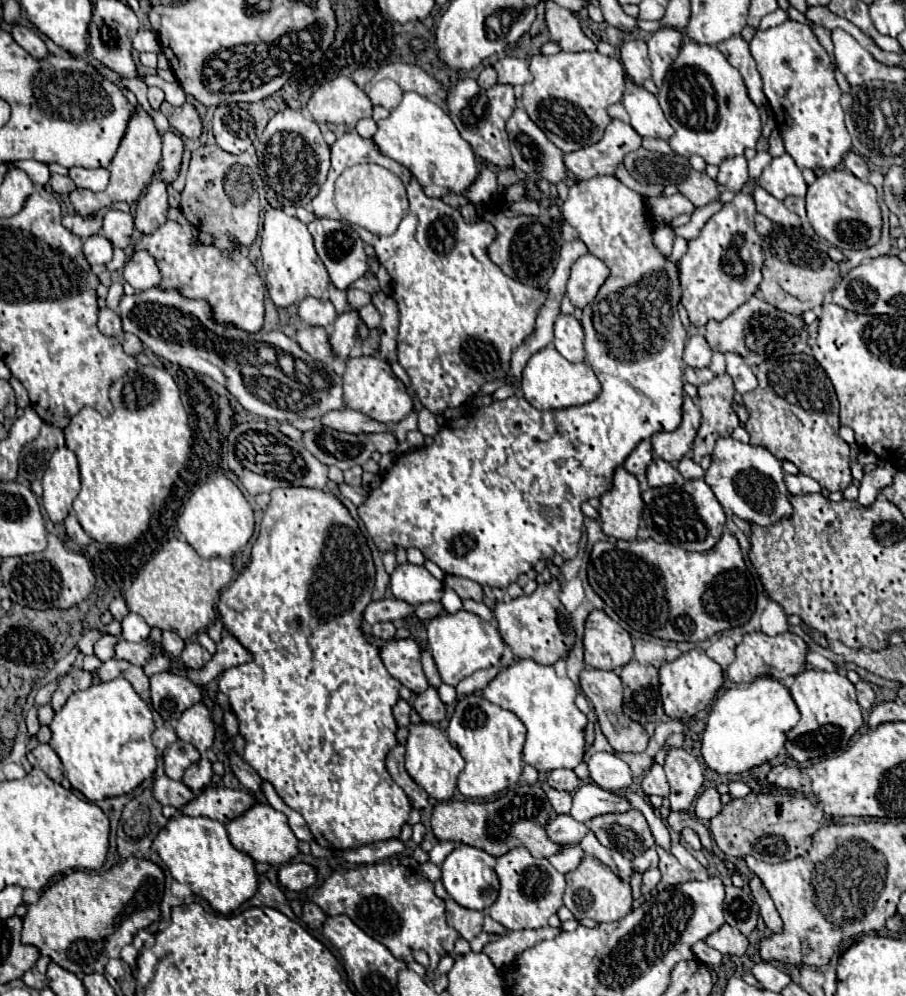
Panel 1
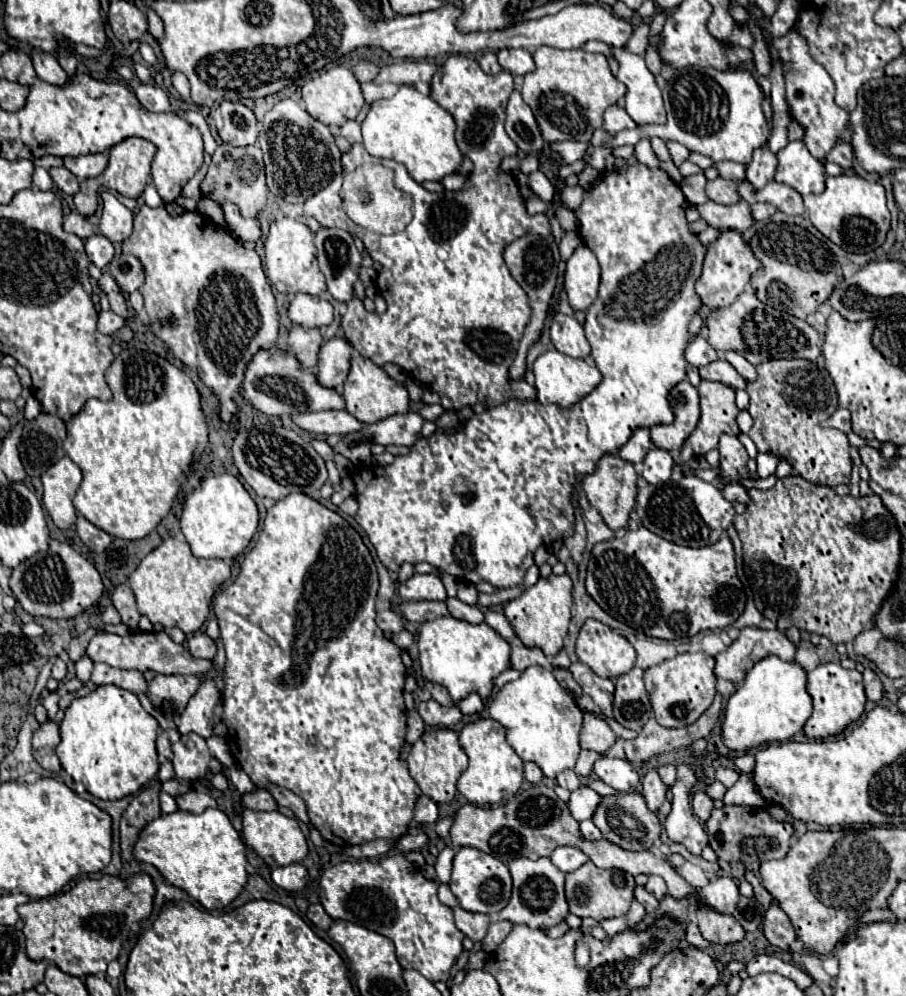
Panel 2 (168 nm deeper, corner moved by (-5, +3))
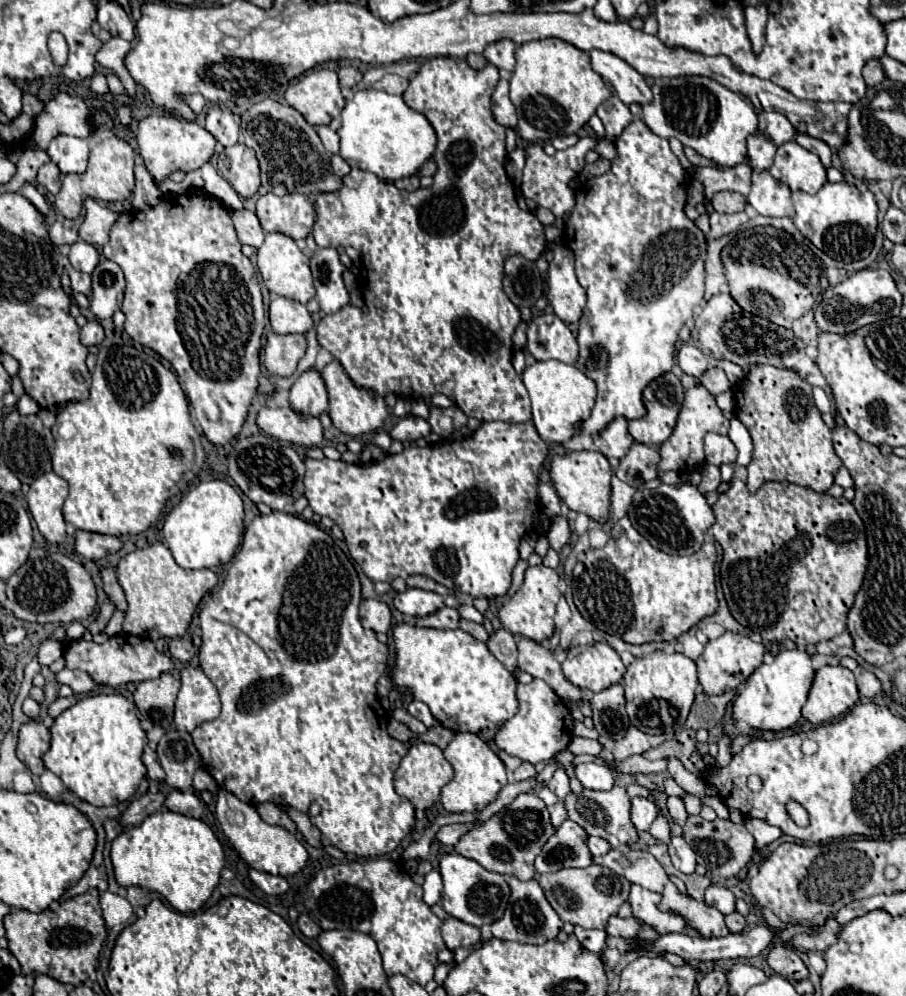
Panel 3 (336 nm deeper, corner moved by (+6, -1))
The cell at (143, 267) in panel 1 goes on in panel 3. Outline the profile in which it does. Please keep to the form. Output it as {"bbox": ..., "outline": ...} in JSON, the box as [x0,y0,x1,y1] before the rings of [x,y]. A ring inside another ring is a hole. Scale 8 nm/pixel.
{"bbox":[89,260,125,320],"outline":[[[101,260],[93,270],[91,294],[89,294],[89,310],[99,318],[107,320],[119,310],[125,290],[125,278],[121,276],[121,268],[111,260]]]}

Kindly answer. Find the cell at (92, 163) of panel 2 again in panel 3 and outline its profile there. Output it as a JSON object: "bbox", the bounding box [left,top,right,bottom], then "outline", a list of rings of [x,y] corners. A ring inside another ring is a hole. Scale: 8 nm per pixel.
{"bbox":[49,136,89,174],"outline":[[[57,136],[49,144],[49,156],[51,160],[59,166],[63,174],[83,174],[87,168],[87,158],[89,158],[89,146],[85,140],[75,138],[75,136]]]}

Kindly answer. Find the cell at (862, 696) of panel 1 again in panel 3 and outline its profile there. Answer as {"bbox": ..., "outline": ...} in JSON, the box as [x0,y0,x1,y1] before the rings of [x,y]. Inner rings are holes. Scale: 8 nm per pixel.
{"bbox":[853,666,881,698],"outline":[[[857,666],[853,674],[855,674],[857,690],[859,690],[861,696],[865,696],[865,698],[873,698],[873,696],[877,696],[877,694],[881,692],[881,680],[879,680],[873,672],[869,672],[867,668]]]}

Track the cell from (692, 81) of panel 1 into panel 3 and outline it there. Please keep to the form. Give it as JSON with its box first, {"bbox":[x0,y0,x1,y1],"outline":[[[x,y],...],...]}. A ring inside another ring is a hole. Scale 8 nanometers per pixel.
{"bbox":[643,76,757,166],"outline":[[[703,76],[659,78],[653,84],[653,100],[643,106],[643,120],[661,138],[677,138],[683,146],[691,146],[705,158],[723,166],[745,162],[745,140],[757,130],[757,114],[753,104],[743,96],[727,90],[719,82]]]}

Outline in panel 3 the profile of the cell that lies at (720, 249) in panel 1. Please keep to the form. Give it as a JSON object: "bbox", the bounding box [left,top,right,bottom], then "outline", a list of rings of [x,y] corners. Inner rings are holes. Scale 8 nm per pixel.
{"bbox":[747,132,775,168],"outline":[[[755,132],[749,136],[747,140],[747,156],[749,156],[749,164],[751,168],[771,168],[773,158],[775,158],[775,142],[763,134],[763,132]]]}

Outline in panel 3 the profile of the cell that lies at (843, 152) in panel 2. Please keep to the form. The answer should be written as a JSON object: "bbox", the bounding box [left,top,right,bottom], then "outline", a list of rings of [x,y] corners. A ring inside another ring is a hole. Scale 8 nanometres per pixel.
{"bbox":[795,134,831,168],"outline":[[[797,134],[797,136],[795,136],[795,142],[797,142],[799,146],[803,146],[805,150],[817,154],[817,156],[821,158],[821,162],[823,162],[825,168],[831,166],[831,148],[829,148],[825,142],[821,142],[821,140],[817,140],[817,138],[811,138],[811,136],[807,136],[807,134]]]}

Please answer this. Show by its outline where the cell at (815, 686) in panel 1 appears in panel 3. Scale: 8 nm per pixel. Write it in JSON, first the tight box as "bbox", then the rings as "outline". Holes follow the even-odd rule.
{"bbox":[803,666,859,724],"outline":[[[823,666],[815,674],[809,700],[803,706],[803,716],[811,724],[823,724],[831,718],[843,716],[859,700],[853,672],[845,666]]]}

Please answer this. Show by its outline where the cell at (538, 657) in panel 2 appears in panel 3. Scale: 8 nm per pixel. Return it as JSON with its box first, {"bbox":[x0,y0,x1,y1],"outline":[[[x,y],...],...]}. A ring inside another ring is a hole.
{"bbox":[517,638,583,700],"outline":[[[519,638],[517,646],[519,646],[519,670],[529,672],[533,678],[541,678],[543,682],[547,682],[561,700],[583,698],[583,692],[577,686],[569,684],[569,680],[565,680],[561,664],[555,660],[549,648],[529,638]]]}

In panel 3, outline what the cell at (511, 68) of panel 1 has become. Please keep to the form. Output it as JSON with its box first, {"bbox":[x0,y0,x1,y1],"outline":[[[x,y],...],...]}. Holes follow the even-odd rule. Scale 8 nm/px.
{"bbox":[483,38,515,70],"outline":[[[507,38],[497,40],[485,48],[483,56],[487,58],[487,62],[491,62],[497,68],[513,70],[515,68],[515,42]]]}

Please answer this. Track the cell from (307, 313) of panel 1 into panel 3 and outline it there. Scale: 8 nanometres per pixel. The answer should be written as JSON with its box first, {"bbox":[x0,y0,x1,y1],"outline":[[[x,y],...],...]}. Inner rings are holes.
{"bbox":[269,298,313,334],"outline":[[[289,298],[271,300],[269,322],[275,334],[305,334],[313,328],[313,320],[307,308]]]}

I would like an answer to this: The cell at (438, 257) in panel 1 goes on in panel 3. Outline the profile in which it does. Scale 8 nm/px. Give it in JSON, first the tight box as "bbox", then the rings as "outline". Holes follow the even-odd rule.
{"bbox":[257,58,545,422],"outline":[[[429,58],[419,72],[409,80],[407,90],[403,92],[403,100],[405,104],[423,114],[429,124],[433,126],[435,134],[437,134],[437,146],[433,152],[433,160],[437,164],[437,172],[433,176],[433,184],[429,188],[419,188],[415,192],[407,192],[407,190],[399,190],[395,186],[389,184],[381,184],[377,176],[373,176],[371,172],[353,168],[349,176],[343,178],[343,188],[337,192],[327,192],[327,194],[319,194],[317,196],[317,220],[315,220],[315,196],[307,196],[307,194],[285,194],[285,196],[277,196],[273,192],[267,192],[263,196],[259,196],[257,200],[257,218],[263,226],[265,232],[281,232],[285,236],[291,236],[293,240],[305,240],[311,234],[313,228],[313,236],[315,242],[321,248],[337,248],[337,246],[355,246],[357,250],[361,250],[363,256],[363,270],[361,270],[361,292],[365,292],[365,300],[367,300],[367,314],[363,314],[359,308],[355,306],[345,306],[339,312],[335,312],[333,316],[323,316],[319,326],[317,326],[317,340],[319,344],[329,350],[345,368],[347,376],[353,380],[355,386],[365,388],[369,392],[377,392],[379,396],[387,396],[389,392],[393,392],[399,398],[407,398],[407,400],[417,400],[417,398],[431,398],[433,394],[445,394],[451,400],[455,400],[455,404],[467,414],[467,416],[475,416],[477,420],[489,422],[489,420],[503,420],[503,422],[527,422],[531,418],[531,410],[529,410],[529,396],[525,392],[525,386],[521,382],[521,378],[517,376],[513,364],[511,364],[511,356],[513,356],[513,344],[511,344],[511,336],[515,332],[515,328],[521,322],[519,316],[519,308],[505,296],[503,292],[503,262],[509,254],[521,254],[530,261],[536,261],[543,252],[545,252],[545,234],[543,234],[543,226],[539,224],[537,216],[529,210],[521,210],[517,206],[515,200],[515,192],[513,192],[513,184],[505,172],[505,128],[501,124],[495,122],[495,116],[491,112],[491,94],[493,88],[499,82],[499,72],[493,64],[487,64],[481,72],[473,70],[465,60],[453,60],[453,76],[445,76],[445,58]],[[455,74],[463,76],[465,82],[459,82],[459,78],[455,78]],[[449,78],[453,78],[453,112],[445,112],[445,86],[449,82]],[[377,208],[377,210],[375,210]],[[365,220],[365,224],[363,224]],[[359,222],[363,224],[363,228],[359,230]],[[315,224],[315,226],[313,226]],[[539,236],[541,236],[541,248],[539,248]]]}

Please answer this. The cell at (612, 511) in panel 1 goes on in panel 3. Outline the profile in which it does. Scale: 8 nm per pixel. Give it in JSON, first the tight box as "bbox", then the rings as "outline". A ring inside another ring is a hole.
{"bbox":[549,452,611,522],"outline":[[[569,452],[569,454],[553,454],[549,458],[549,476],[553,488],[557,490],[559,498],[569,506],[573,512],[583,512],[595,522],[607,522],[609,518],[609,492],[611,492],[611,466],[601,452]]]}

